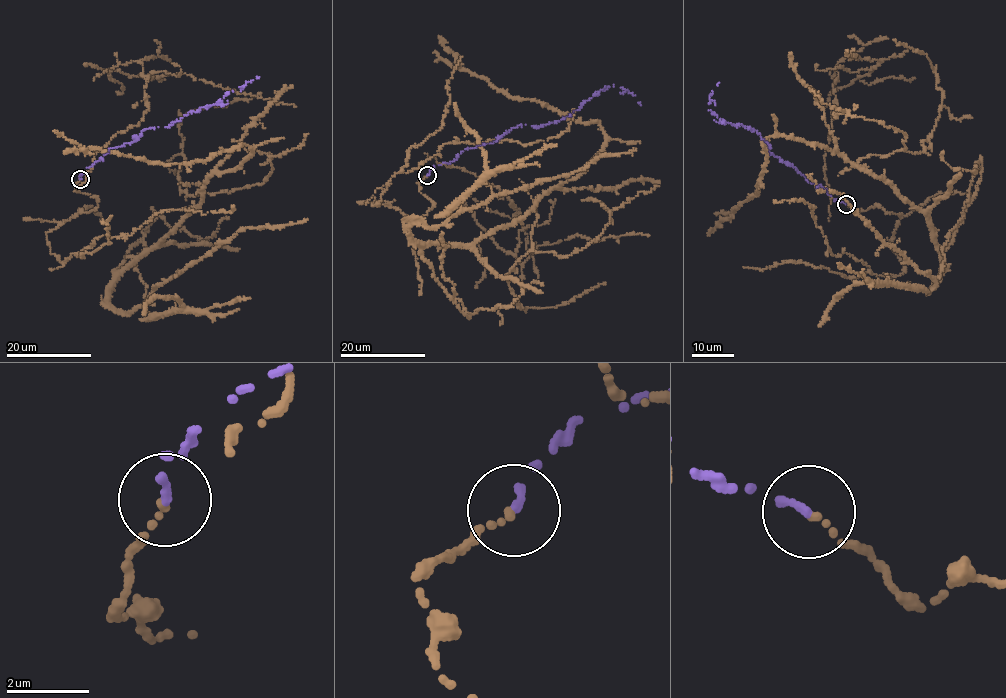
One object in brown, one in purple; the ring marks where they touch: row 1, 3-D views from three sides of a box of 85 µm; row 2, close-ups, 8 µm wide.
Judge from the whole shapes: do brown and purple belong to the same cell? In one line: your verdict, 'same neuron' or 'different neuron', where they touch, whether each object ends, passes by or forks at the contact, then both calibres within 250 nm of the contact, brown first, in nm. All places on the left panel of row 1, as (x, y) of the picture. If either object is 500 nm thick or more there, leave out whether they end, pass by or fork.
same neuron | (80, 179) | brown ends | purple ends | 160/190 nm

